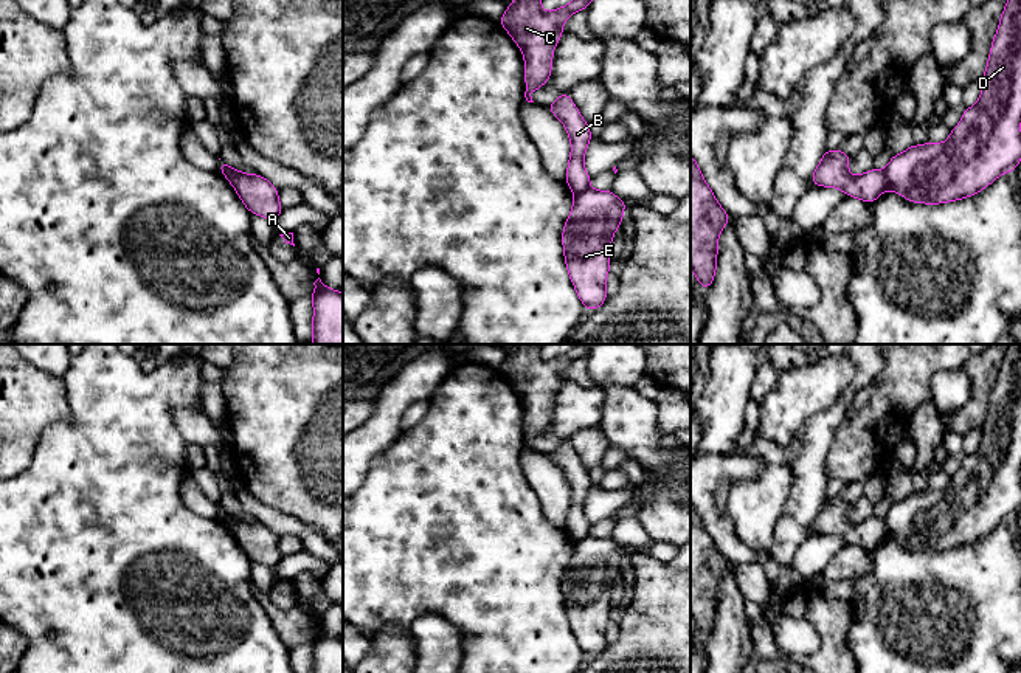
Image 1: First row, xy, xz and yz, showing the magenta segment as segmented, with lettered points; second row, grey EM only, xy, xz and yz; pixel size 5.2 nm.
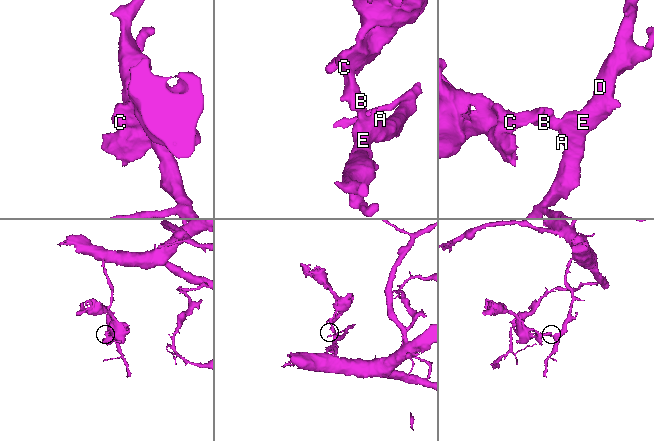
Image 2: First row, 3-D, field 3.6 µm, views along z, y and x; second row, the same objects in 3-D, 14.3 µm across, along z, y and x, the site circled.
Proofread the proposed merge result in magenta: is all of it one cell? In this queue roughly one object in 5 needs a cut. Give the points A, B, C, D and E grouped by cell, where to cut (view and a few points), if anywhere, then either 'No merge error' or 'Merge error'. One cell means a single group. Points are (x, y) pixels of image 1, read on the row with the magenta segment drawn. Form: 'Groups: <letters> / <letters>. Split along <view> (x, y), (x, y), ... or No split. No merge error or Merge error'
Groups: A D E / B C. Split along yz (882, 171), (885, 189). Merge error

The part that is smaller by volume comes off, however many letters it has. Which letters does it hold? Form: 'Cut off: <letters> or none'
Cut off: B, C

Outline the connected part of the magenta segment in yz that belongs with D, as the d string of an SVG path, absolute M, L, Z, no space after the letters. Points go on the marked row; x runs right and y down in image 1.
M1007 0L990 47L987 68L981 79L979 101L967 107L960 123L951 129L943 144L928 141L912 144L905 152L892 155L884 172L884 191L895 191L912 203L939 205L973 197L990 186L999 175L1013 172L1021 161L1021 0Z

